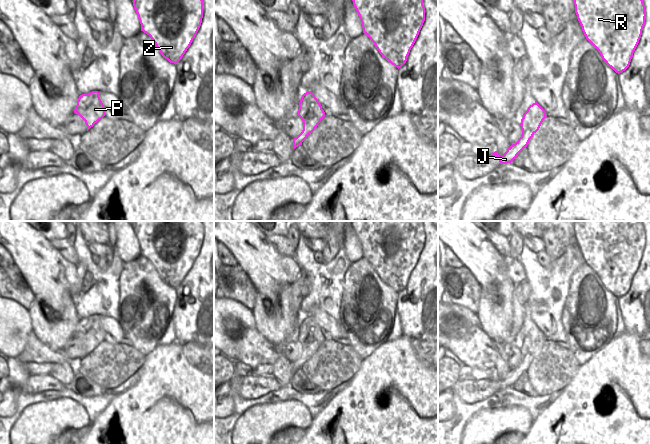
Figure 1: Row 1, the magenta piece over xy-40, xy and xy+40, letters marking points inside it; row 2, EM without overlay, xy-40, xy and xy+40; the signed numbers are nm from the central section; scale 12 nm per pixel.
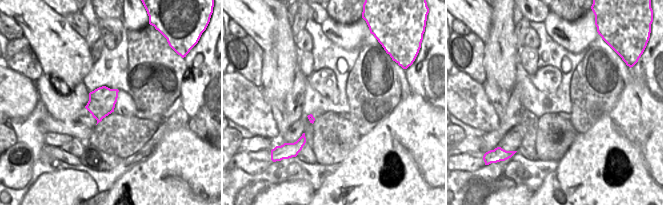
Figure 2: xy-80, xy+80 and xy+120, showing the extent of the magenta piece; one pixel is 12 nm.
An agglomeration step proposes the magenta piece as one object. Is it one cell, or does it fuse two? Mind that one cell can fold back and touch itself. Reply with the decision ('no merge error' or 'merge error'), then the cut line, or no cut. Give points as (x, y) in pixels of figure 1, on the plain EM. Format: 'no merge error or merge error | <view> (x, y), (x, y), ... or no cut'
merge error | xy+40 (533, 356), (525, 354), (522, 357)

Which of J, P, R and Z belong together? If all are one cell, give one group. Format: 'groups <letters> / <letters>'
groups J / P R Z

